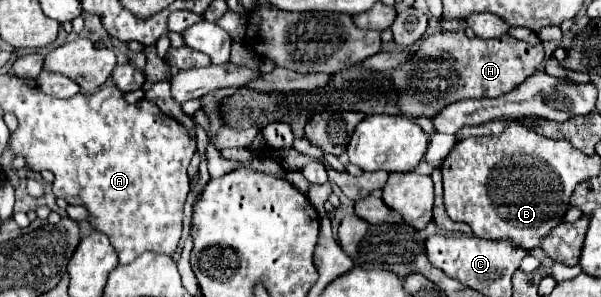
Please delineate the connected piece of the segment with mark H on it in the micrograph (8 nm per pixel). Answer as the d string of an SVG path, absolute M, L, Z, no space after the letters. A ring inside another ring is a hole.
M464 30L458 32L436 32L422 38L418 48L418 58L398 70L390 70L394 86L398 86L398 106L402 114L432 118L436 110L448 106L450 102L464 98L496 98L516 86L520 86L528 76L536 72L544 60L542 44L528 44L502 34L500 38L468 38Z

